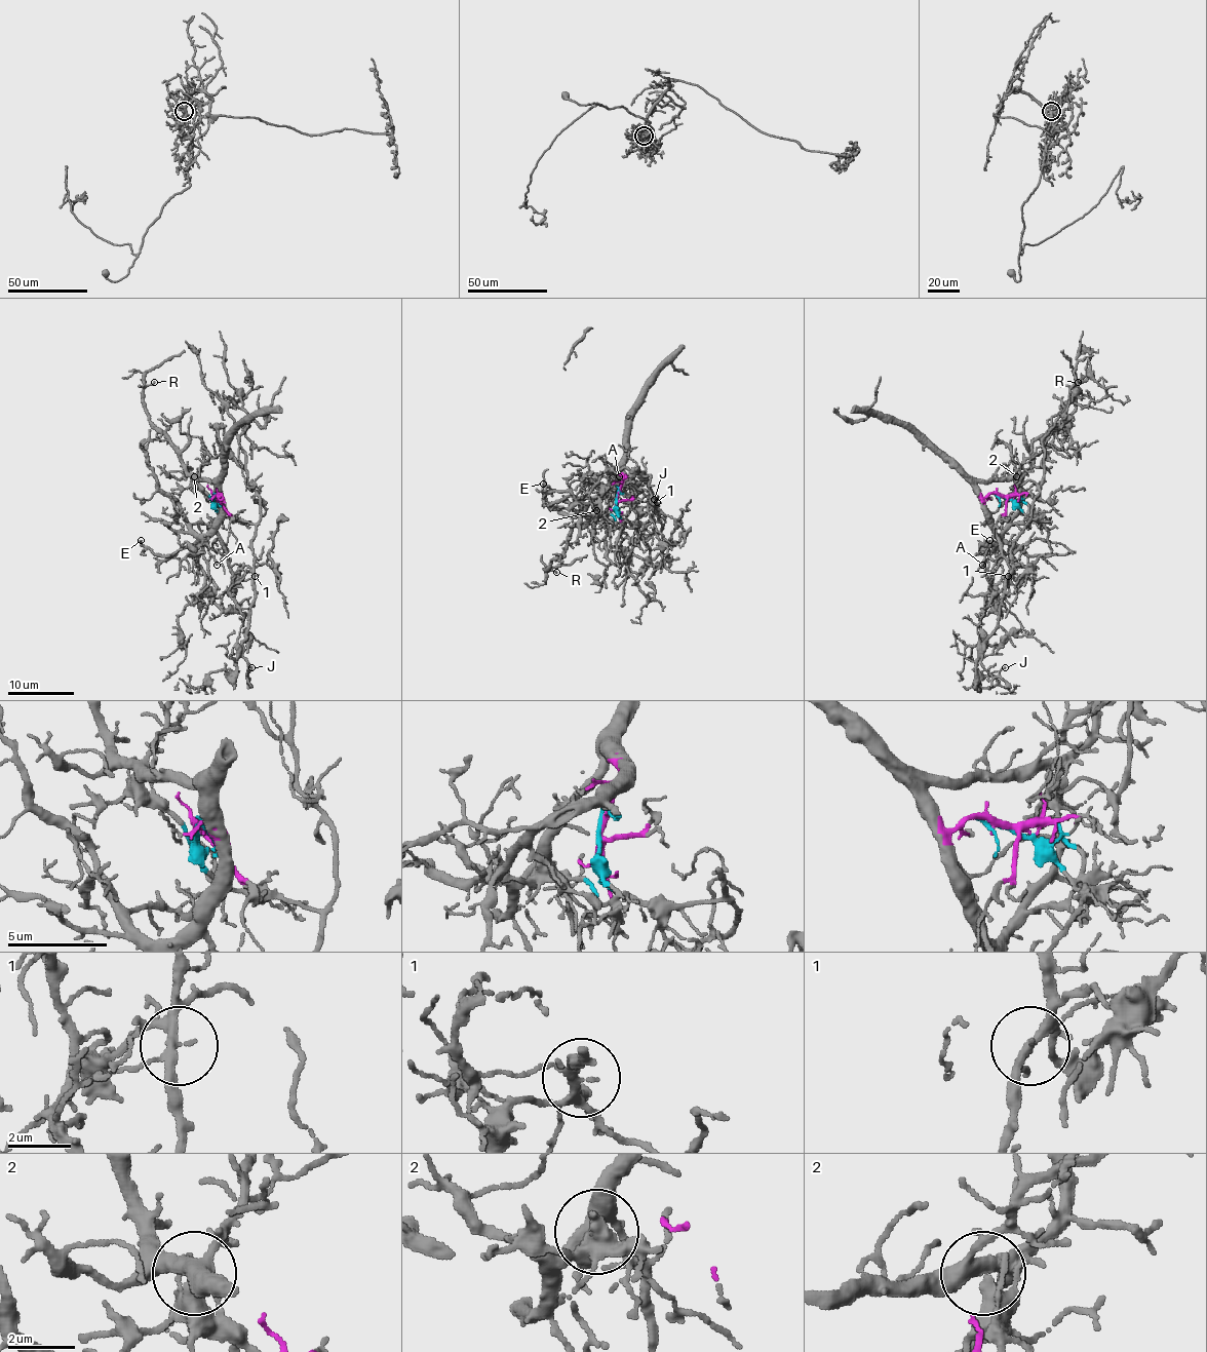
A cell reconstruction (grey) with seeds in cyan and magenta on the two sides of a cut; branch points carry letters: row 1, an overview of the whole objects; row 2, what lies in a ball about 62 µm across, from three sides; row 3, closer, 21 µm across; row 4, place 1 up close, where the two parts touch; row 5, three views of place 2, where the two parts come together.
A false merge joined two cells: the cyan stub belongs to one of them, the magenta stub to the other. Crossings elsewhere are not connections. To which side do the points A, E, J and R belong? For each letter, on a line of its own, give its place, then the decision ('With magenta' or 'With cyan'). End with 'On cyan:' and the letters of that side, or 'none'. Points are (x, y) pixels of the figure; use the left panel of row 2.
A: Place: (217, 565). With magenta
E: Place: (141, 540). With magenta
J: Place: (251, 667). With cyan
R: Place: (154, 382). With magenta
On cyan: J

